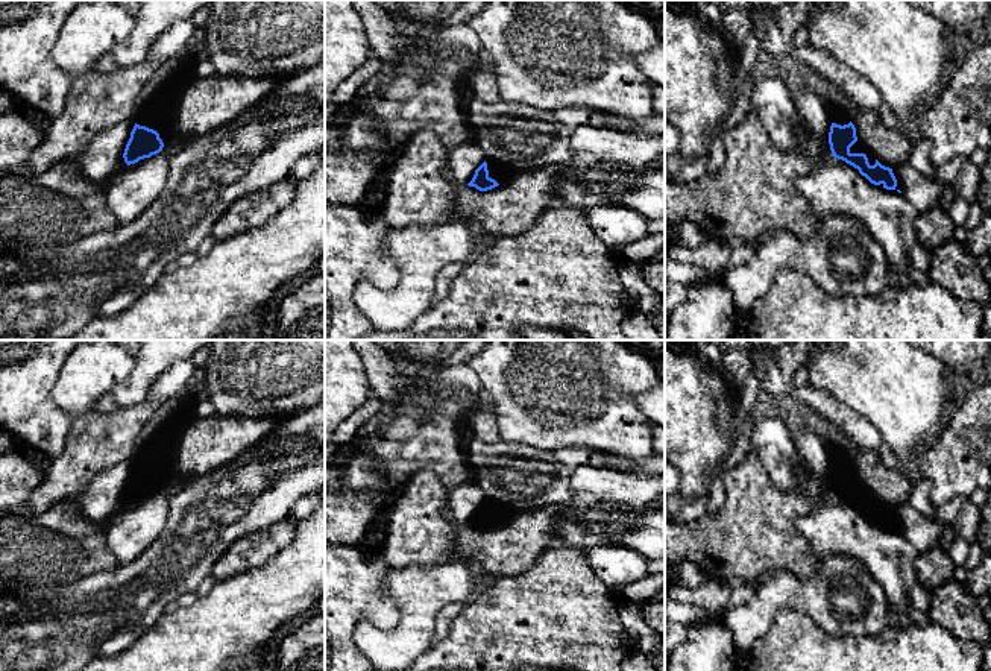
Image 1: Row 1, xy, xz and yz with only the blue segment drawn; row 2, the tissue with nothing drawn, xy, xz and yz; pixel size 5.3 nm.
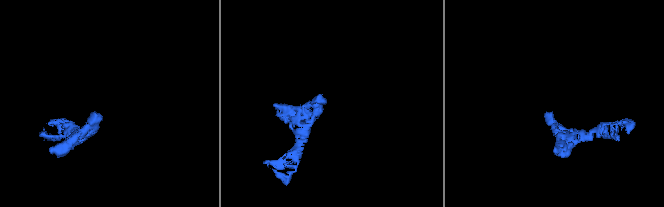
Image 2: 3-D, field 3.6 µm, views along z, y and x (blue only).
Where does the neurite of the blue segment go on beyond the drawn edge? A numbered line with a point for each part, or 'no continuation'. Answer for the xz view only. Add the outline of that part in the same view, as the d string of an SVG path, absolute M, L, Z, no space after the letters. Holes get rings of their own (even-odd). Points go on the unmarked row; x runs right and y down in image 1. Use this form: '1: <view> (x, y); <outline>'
1: xz (498, 512); M486 501L487 502L487 510L489 510L489 518L495 519L499 525L505 524L514 512L511 512L508 507L495 502L495 501Z

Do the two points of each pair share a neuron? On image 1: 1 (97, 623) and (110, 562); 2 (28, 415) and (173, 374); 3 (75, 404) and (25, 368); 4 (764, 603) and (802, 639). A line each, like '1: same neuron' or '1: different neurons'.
1: different neurons
2: different neurons
3: different neurons
4: different neurons

